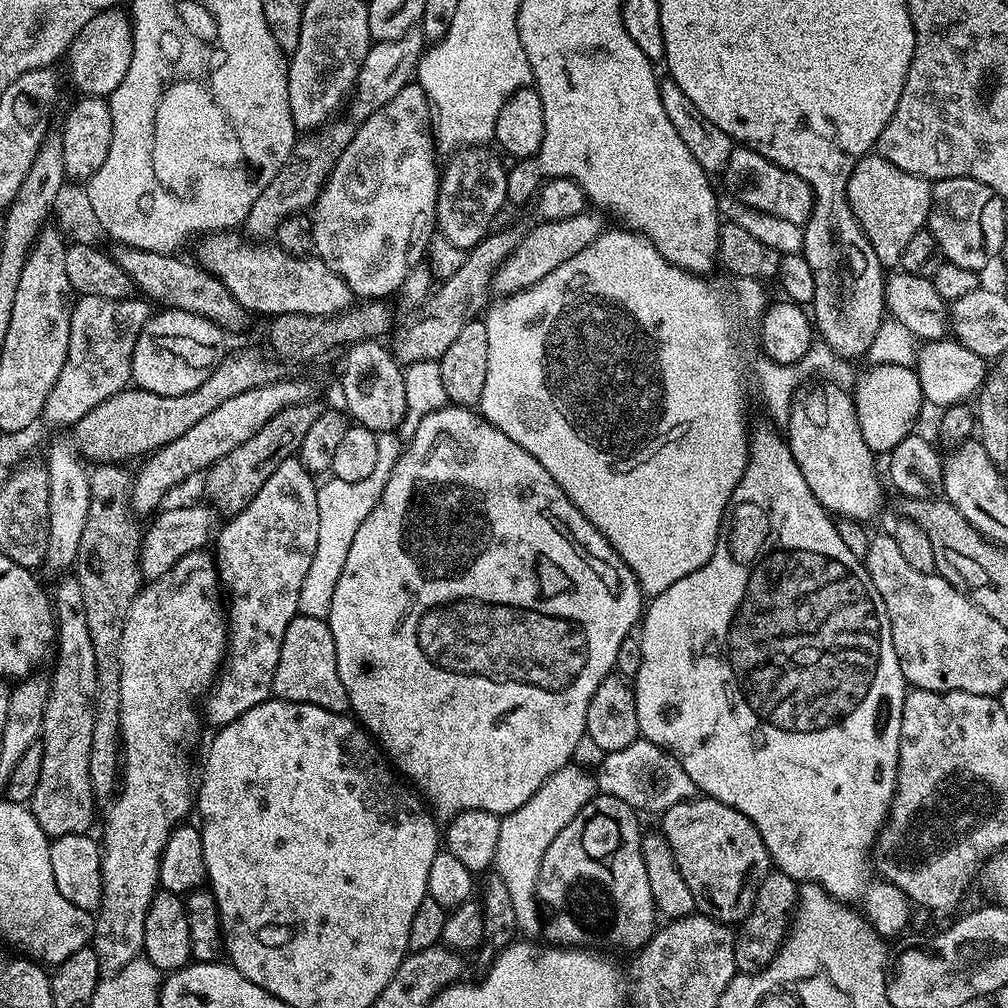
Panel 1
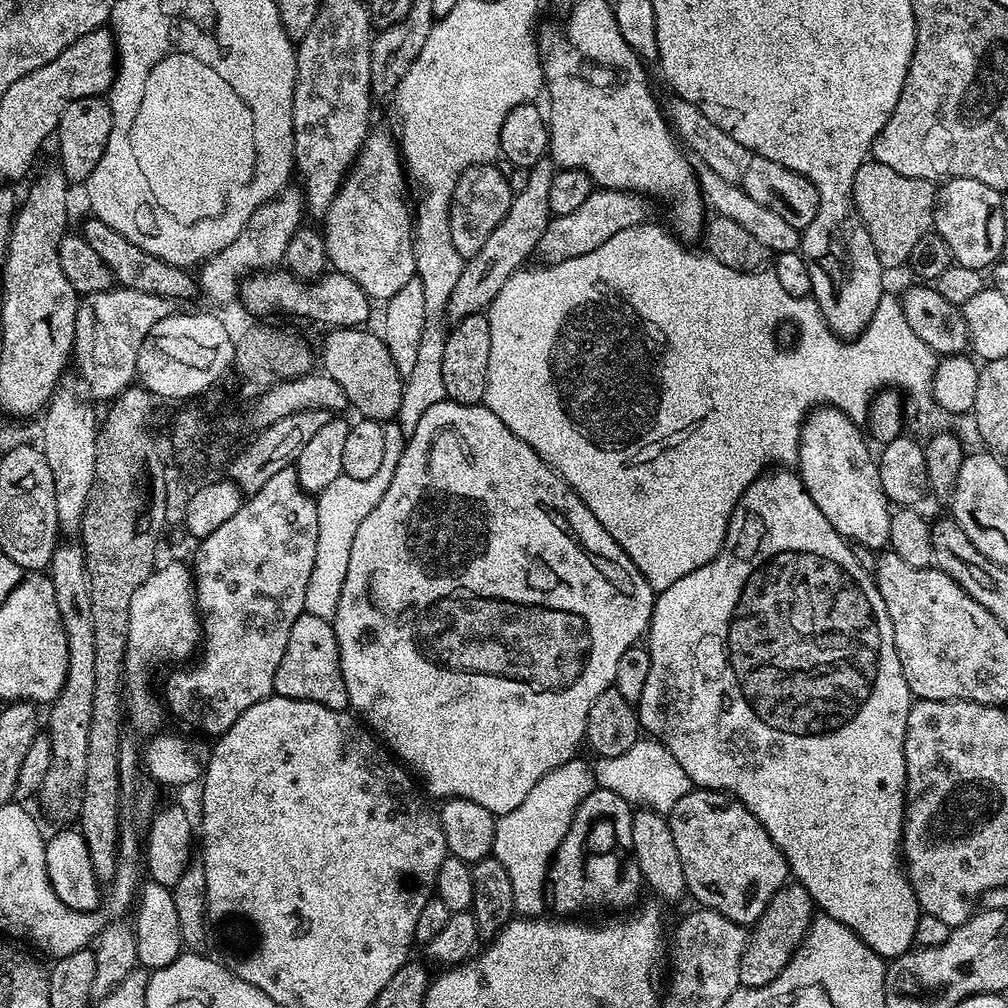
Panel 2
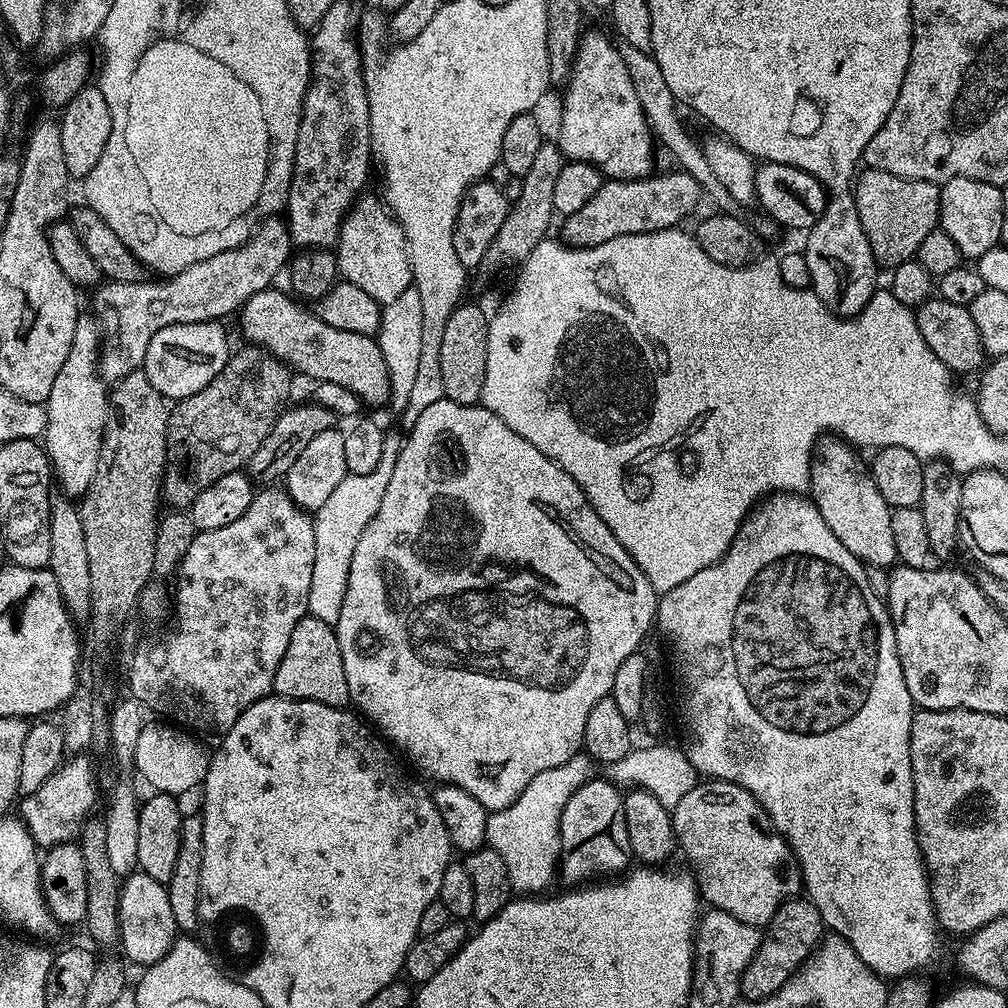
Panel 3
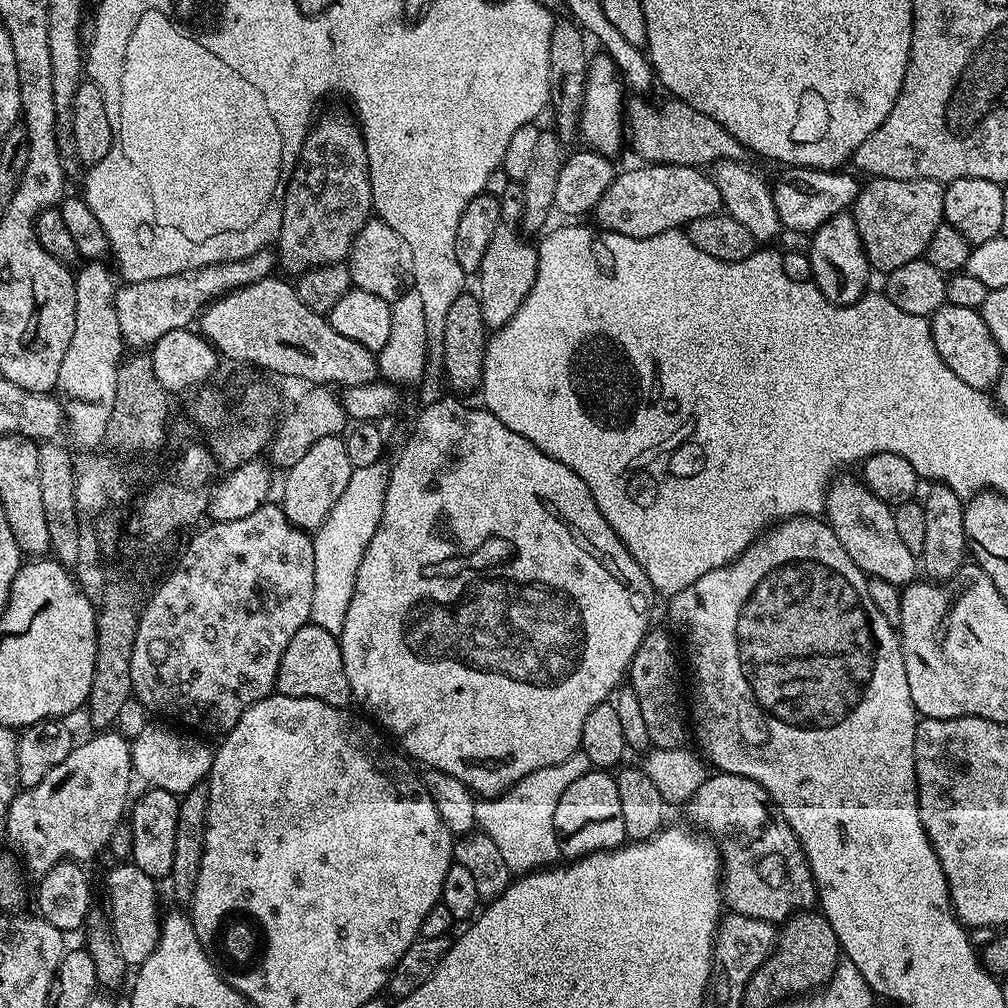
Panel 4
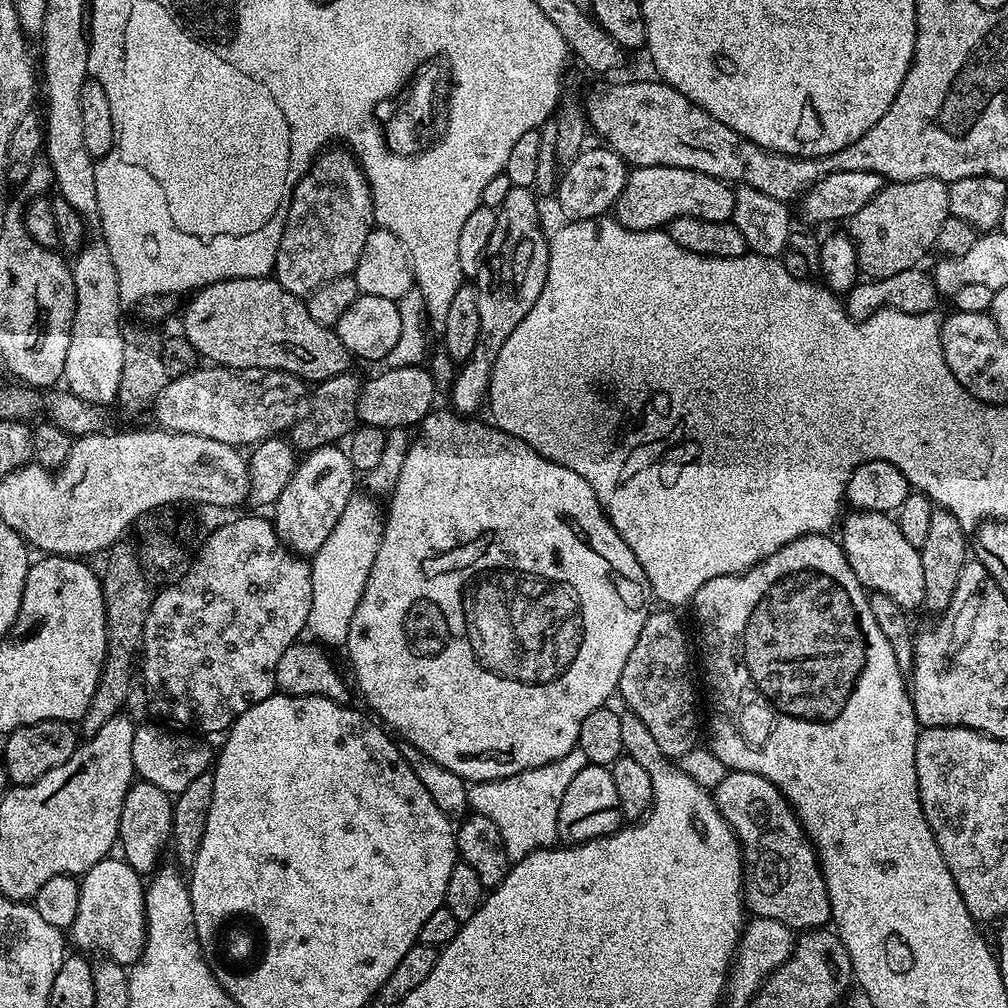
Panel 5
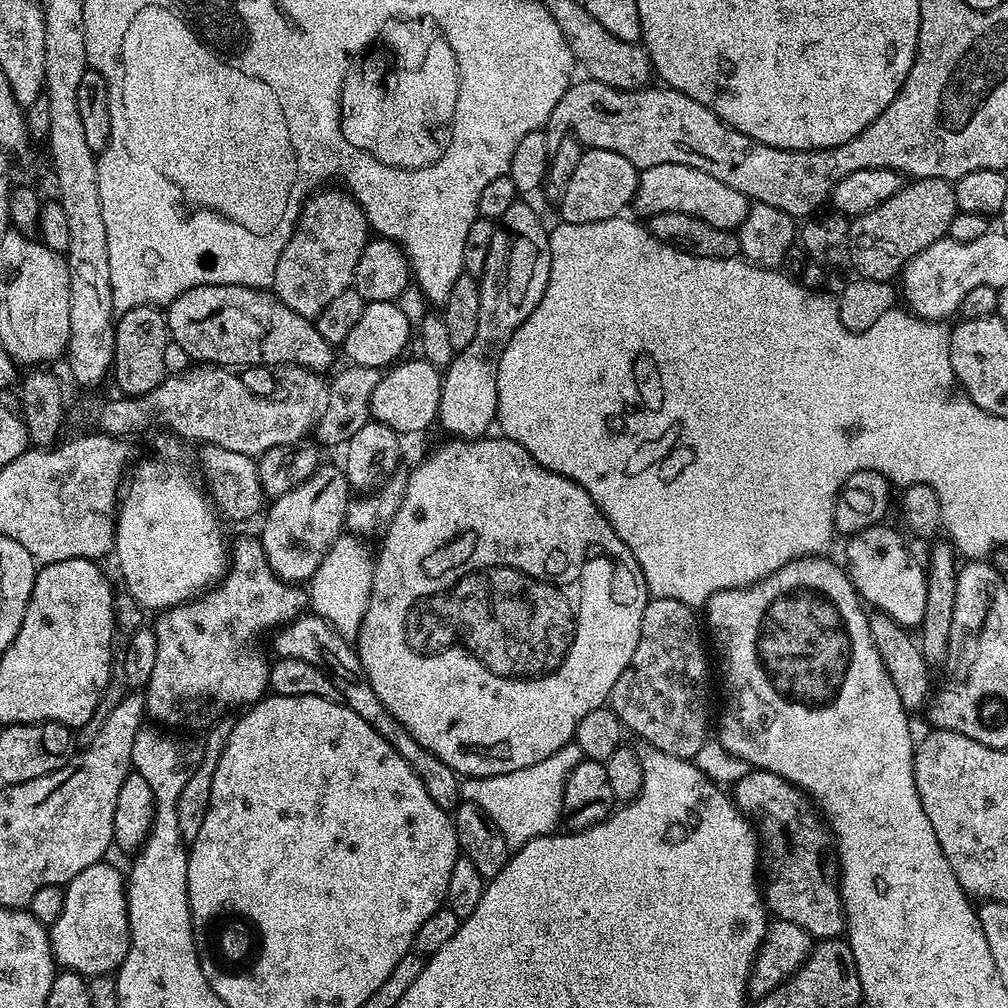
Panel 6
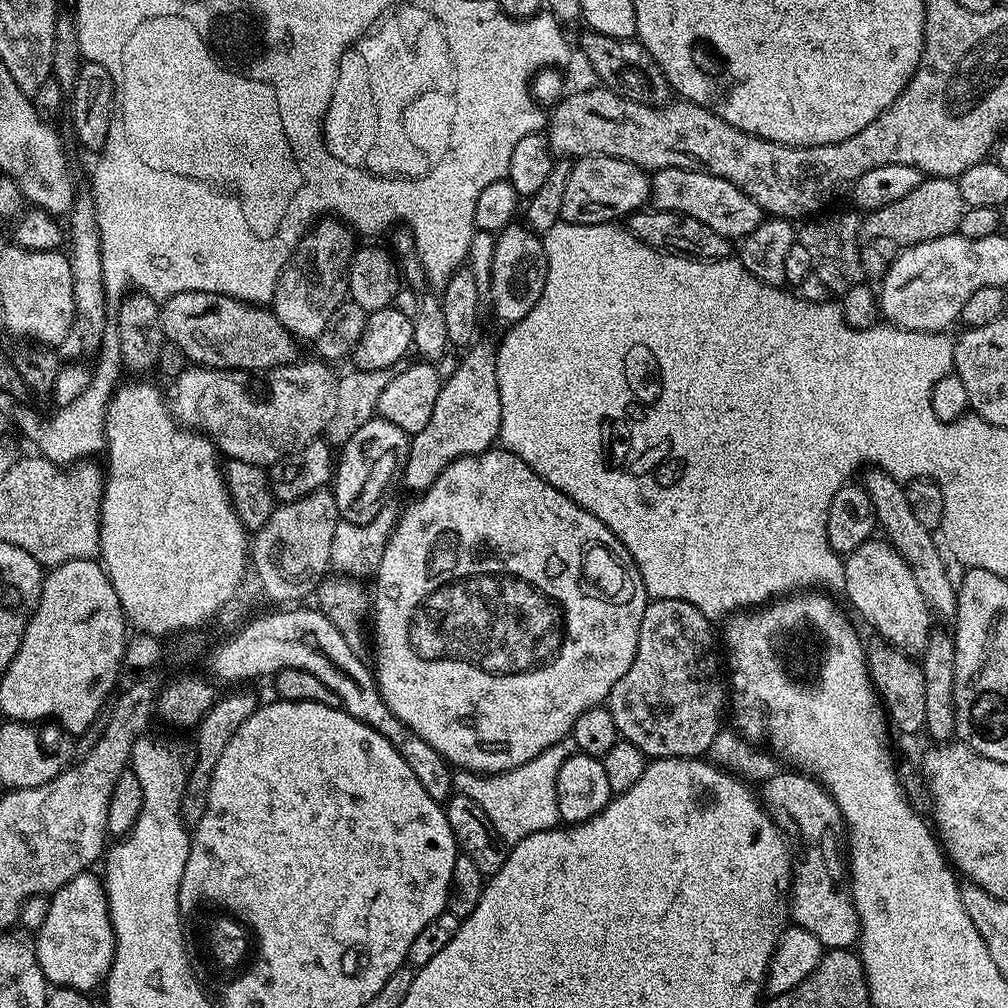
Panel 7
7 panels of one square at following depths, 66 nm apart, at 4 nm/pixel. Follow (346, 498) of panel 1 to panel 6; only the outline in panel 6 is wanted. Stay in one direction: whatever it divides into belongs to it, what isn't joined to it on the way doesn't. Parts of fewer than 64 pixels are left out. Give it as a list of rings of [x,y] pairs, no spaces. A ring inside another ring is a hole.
[[[342,534],[332,544],[308,586],[311,611],[327,621],[337,636],[348,643],[353,643],[360,632],[373,590],[374,558],[362,543],[355,535]]]

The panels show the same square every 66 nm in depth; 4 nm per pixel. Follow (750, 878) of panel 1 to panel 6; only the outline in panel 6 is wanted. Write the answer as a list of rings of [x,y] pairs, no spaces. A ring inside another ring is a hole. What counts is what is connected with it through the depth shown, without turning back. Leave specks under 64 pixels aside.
[[[749,770],[730,795],[737,808],[752,821],[766,864],[768,860],[768,877],[765,880],[763,877],[762,895],[769,913],[775,919],[802,926],[817,941],[839,937],[846,928],[844,901],[833,877],[831,880],[824,869],[824,851],[830,848],[830,832],[819,811],[808,808],[805,793],[773,772]]]

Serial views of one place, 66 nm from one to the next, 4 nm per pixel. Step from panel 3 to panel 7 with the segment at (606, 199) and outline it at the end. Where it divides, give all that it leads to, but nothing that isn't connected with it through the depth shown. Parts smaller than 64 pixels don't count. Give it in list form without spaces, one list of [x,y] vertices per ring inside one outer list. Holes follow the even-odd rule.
[[[658,168],[655,169],[650,183],[650,200],[659,211],[679,212],[682,216],[698,218],[698,222],[706,222],[706,226],[718,230],[718,234],[728,237],[733,242],[750,235],[760,225],[760,207],[746,194],[742,194],[738,186],[726,182],[726,178],[681,168]]]

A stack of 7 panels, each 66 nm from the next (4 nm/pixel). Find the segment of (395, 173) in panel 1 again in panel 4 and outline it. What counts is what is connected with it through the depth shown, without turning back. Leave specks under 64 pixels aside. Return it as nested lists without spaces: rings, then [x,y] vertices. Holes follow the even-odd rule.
[[[369,218],[362,226],[362,230],[354,238],[351,252],[348,253],[346,267],[355,287],[366,290],[366,294],[378,294],[378,298],[389,302],[399,298],[414,284],[410,246],[406,246],[403,238],[379,218]]]

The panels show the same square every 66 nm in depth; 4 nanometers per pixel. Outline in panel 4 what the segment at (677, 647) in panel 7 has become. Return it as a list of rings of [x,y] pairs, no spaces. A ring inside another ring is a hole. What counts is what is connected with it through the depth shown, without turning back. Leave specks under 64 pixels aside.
[[[649,630],[642,638],[627,670],[626,684],[634,690],[634,698],[638,698],[649,741],[657,748],[681,747],[685,743],[684,735],[689,735],[690,724],[686,719],[686,696],[680,693],[680,668],[676,665],[676,652],[666,633]]]

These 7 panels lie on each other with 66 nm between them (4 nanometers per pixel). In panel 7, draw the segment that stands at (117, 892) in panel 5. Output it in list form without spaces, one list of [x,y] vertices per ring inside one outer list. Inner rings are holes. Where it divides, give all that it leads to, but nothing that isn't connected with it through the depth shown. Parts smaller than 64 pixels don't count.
[[[91,871],[80,872],[66,886],[51,893],[46,922],[42,922],[34,936],[38,960],[49,985],[76,988],[85,994],[92,994],[99,984],[101,987],[107,981],[108,971],[116,957],[116,935],[108,913],[108,894],[104,890],[103,879],[99,875],[92,875]]]

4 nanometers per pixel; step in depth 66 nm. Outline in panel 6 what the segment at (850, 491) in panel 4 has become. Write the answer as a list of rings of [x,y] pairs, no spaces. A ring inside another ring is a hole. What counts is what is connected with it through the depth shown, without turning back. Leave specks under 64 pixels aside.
[[[884,522],[875,524],[872,528],[855,533],[849,539],[852,541],[844,552],[848,559],[846,571],[856,593],[869,609],[884,612],[901,627],[912,630],[923,625],[926,614],[926,568],[912,555],[906,540],[904,544],[903,538],[886,525]]]

